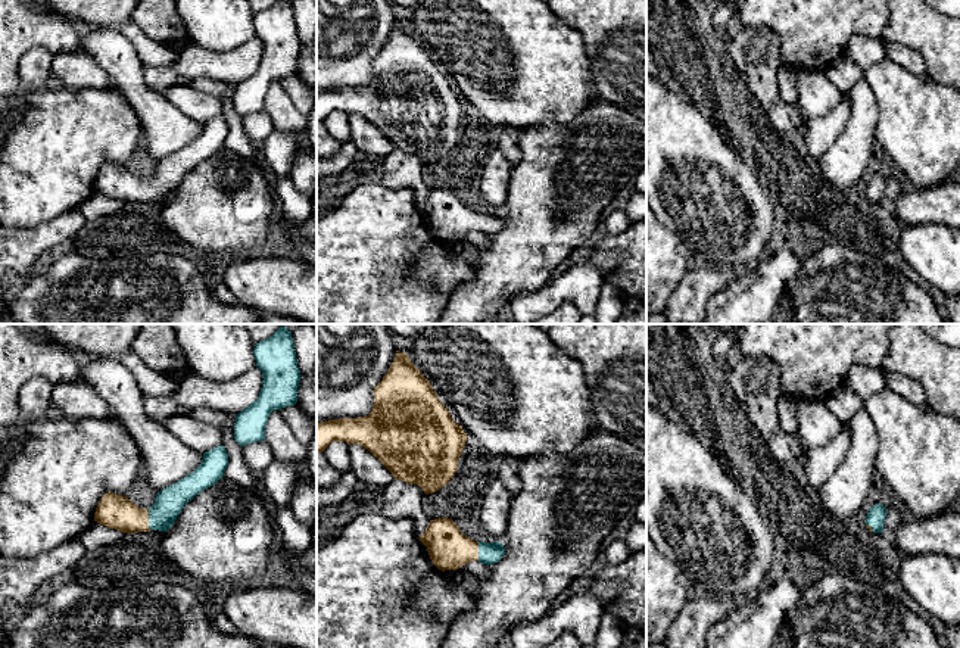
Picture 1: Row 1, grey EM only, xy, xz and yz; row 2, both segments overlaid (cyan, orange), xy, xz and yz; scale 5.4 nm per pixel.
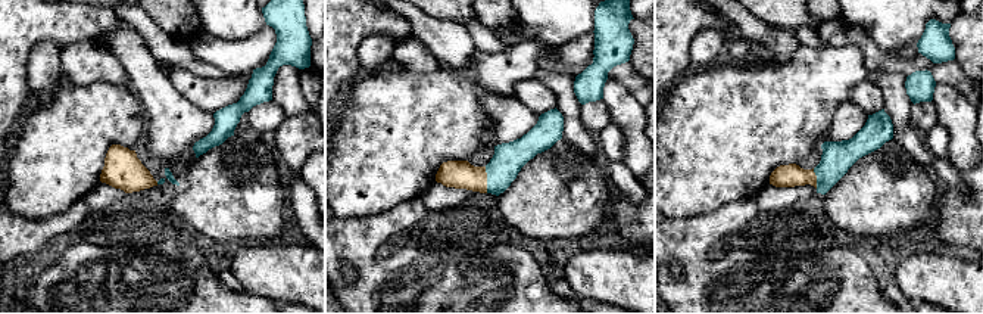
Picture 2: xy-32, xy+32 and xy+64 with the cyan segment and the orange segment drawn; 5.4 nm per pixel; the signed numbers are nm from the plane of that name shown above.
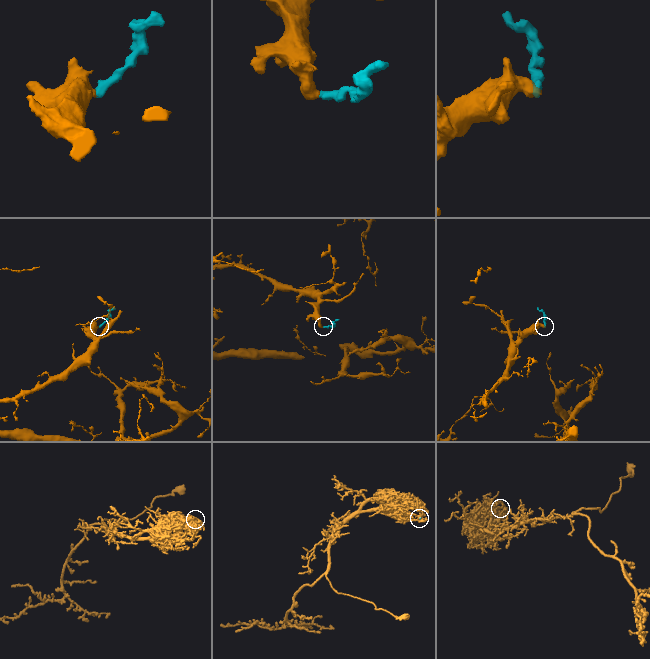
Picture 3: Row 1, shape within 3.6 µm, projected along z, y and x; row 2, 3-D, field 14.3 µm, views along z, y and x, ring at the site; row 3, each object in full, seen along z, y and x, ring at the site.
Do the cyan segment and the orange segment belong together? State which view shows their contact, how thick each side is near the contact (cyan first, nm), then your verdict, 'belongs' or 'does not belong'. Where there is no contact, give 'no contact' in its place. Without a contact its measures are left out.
meets cyan in xy; 160 nm thick on the cyan side, 190 nm on the other; belongs

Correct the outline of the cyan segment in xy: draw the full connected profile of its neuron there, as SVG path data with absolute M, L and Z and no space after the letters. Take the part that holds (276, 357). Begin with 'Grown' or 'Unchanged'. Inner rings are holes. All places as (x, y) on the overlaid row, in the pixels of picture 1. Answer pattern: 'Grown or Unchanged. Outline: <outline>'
Unchanged. Outline: M281 325L271 337L255 345L262 389L256 401L236 415L234 439L240 446L265 440L265 426L274 409L296 405L300 370L292 331Z

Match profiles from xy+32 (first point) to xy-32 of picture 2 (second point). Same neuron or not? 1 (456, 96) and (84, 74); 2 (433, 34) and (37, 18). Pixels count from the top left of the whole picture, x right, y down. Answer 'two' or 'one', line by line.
1: two
2: two

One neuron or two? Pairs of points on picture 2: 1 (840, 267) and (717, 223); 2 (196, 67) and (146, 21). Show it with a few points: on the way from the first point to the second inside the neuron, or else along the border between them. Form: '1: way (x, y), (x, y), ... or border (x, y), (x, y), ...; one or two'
1: way (801, 274), (732, 274), (720, 263); one
2: way (183, 55), (169, 49), (155, 34); one

